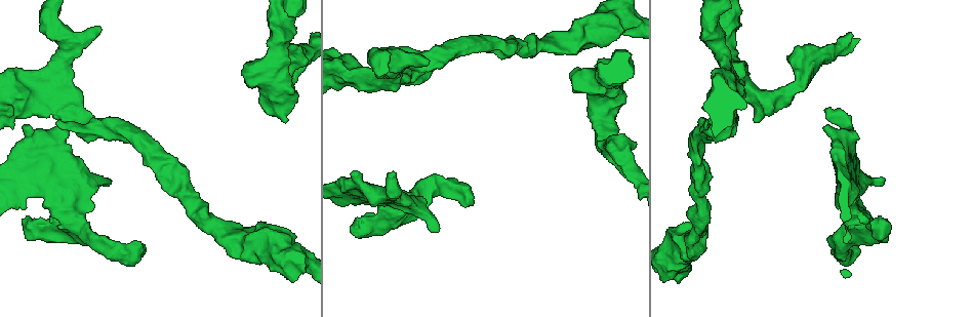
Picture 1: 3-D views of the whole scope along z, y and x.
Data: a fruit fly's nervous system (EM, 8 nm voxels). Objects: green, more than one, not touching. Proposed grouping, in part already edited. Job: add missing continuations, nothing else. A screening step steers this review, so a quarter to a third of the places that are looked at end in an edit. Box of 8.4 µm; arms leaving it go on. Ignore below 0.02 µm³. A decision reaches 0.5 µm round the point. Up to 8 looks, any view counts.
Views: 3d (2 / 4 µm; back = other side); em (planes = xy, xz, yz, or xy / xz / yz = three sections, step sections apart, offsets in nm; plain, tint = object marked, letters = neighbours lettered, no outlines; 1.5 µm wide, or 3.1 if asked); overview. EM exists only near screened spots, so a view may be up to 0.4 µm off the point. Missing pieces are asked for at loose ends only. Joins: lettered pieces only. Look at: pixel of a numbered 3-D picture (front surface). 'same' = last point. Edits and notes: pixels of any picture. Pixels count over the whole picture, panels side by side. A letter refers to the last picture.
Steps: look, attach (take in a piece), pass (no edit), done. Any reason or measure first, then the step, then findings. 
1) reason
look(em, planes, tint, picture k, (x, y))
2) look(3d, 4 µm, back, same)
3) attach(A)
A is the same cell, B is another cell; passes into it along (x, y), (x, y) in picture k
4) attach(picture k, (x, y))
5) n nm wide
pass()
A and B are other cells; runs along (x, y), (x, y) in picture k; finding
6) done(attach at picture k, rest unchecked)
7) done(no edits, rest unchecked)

branch stops here
look(em, planes, plain, picture 1, (99, 27))

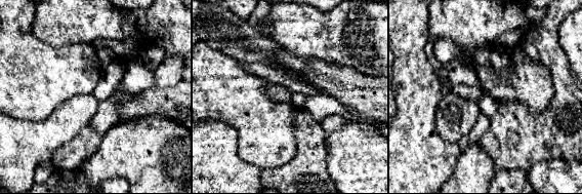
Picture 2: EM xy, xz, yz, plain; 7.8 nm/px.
with the object marked
look(em, planes, tint, same)

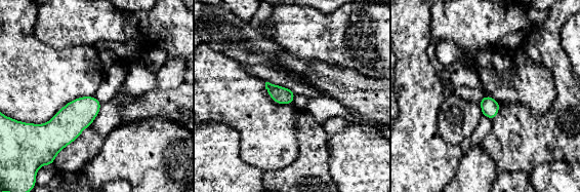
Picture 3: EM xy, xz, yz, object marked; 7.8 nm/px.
look(em, planes, letters, same)

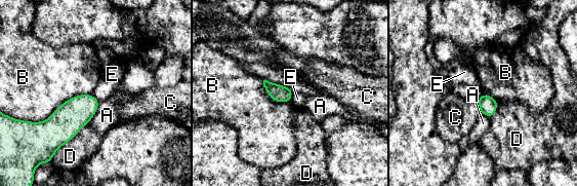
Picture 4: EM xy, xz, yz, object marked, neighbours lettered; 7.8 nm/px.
pass()
A, B, C, D and E are other cells; border along (293, 91), (290, 101) in picture 4; no lettered piece goes on from it

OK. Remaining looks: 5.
look(3d, 2 µm, picture 1, (826, 111))

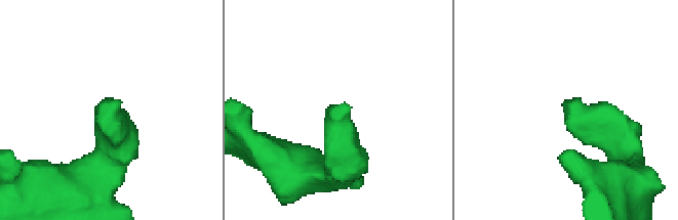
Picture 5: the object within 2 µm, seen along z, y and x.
shape alone is not enough
look(em, planes, letters, picture 5, (569, 104))

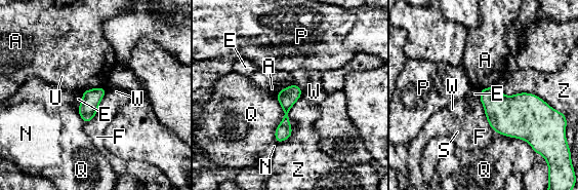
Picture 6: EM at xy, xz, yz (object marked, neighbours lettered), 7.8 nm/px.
pass()
A, E, F, N, P, Q, S, U, W and Z are other cells; no lettered piece goes on from it

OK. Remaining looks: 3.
thick end
look(em, planes, plain, picture 1, (754, 120))

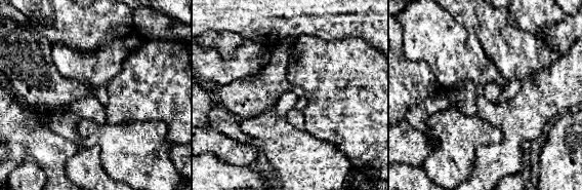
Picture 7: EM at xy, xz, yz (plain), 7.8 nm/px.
see the neighbours
look(em, planes, letters, same)

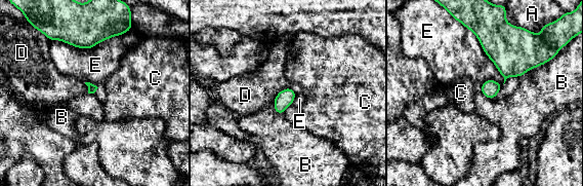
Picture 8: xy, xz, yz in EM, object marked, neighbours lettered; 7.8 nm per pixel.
pass()
A, B, C, D and E are other cells; border along (549, 61), (531, 68), (519, 76) in picture 8; none of them fits

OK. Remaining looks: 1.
done(no edits, rest unchecked)

